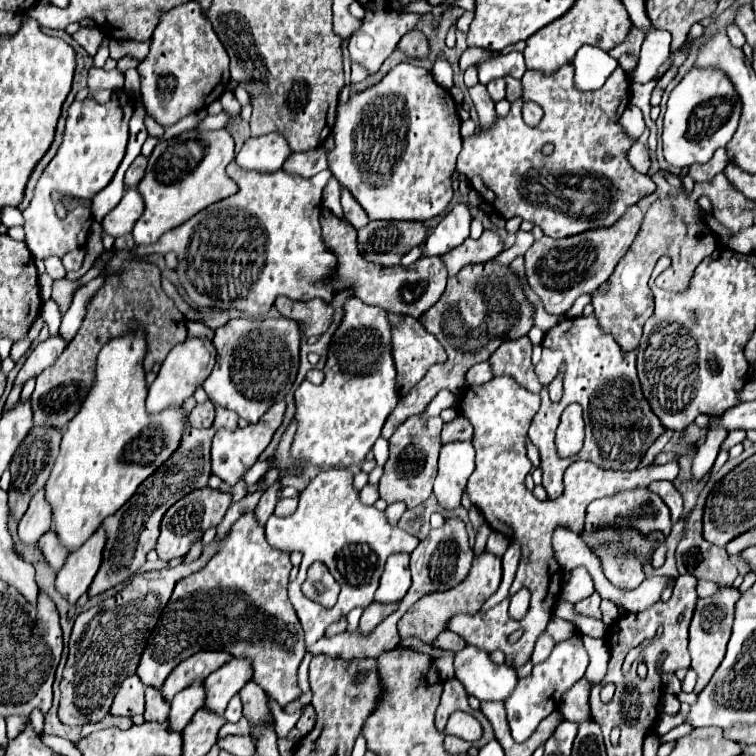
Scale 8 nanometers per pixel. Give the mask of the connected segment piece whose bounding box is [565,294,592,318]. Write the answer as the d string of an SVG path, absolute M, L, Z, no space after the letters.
M582 295L580 296L575 303L573 304L573 306L566 312L565 317L566 318L575 318L575 317L579 317L582 316L582 312L584 307L591 302L591 295Z

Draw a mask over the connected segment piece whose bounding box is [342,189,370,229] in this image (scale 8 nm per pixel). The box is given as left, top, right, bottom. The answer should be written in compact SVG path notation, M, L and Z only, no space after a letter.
M342 189L342 209L344 209L344 217L348 221L360 221L360 223L352 223L356 229L364 227L370 219L364 213L364 209L360 207L360 203L352 197L352 193L348 193L348 189Z

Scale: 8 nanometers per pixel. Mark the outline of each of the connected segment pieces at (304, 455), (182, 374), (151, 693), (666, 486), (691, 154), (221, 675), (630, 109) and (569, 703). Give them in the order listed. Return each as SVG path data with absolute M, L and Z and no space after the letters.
M356 297L346 299L342 323L332 335L322 371L326 375L324 383L312 385L304 379L294 393L298 431L292 441L290 457L296 465L360 465L380 437L386 417L396 407L396 367L388 311L364 305Z
M186 339L184 343L176 345L164 359L156 381L148 389L146 411L150 415L154 415L172 405L182 405L206 381L206 377L210 375L210 371L214 367L214 359L216 359L216 349L214 349L212 341L208 341L208 339Z
M146 687L146 711L144 711L144 719L146 721L166 721L168 713L170 713L170 703L162 697L160 689Z
M654 481L648 489L662 497L662 501L668 505L668 509L672 513L672 523L678 523L682 519L684 507L682 507L682 495L674 487L674 483L672 481Z
M690 69L688 75L672 89L670 99L668 99L668 109L664 113L664 133L662 133L662 143L664 143L664 157L672 167L690 167L694 163L708 163L714 155L716 149L726 147L726 143L734 137L736 127L738 127L738 117L740 117L740 99L730 83L730 79L716 71L716 69Z
M234 657L230 663L208 675L204 681L206 687L206 703L204 707L216 715L224 715L228 701L244 687L246 681L252 679L250 661L242 657Z
M628 105L626 107L626 111L622 113L622 117L620 117L620 125L622 125L622 129L626 131L626 135L630 137L630 139L638 139L642 133L644 133L644 129L646 129L646 123L644 123L644 115L642 115L642 111L636 107L636 105Z
M583 677L567 690L561 699L560 709L568 721L588 721L590 719L590 683Z

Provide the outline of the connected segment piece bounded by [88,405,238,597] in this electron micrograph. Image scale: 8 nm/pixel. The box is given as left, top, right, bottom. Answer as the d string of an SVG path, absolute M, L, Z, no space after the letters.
M216 405L216 421L210 429L194 429L190 425L184 425L184 433L182 433L182 441L178 445L178 449L172 453L172 457L156 469L156 473L152 473L132 495L132 499L122 505L112 517L108 517L102 527L106 531L106 545L104 545L104 553L102 553L102 565L88 589L90 597L96 597L112 587L116 587L118 583L130 581L138 569L146 563L146 555L150 549L154 549L156 545L156 537L160 533L160 521L164 517L164 513L168 511L170 505L174 505L176 501L180 501L180 497L186 497L188 493L192 493L194 489L206 487L208 479L212 475L210 471L210 445L212 445L212 437L216 435L218 429L236 429L238 427L238 415L234 411L228 411L220 405Z

